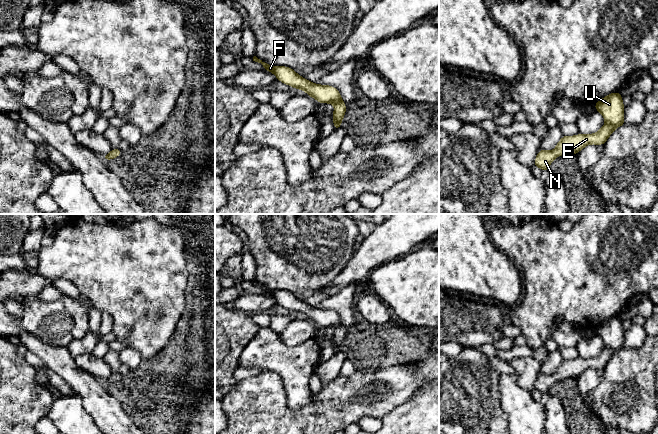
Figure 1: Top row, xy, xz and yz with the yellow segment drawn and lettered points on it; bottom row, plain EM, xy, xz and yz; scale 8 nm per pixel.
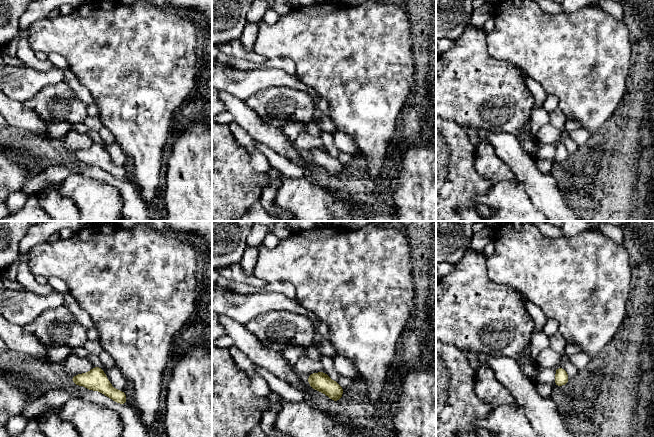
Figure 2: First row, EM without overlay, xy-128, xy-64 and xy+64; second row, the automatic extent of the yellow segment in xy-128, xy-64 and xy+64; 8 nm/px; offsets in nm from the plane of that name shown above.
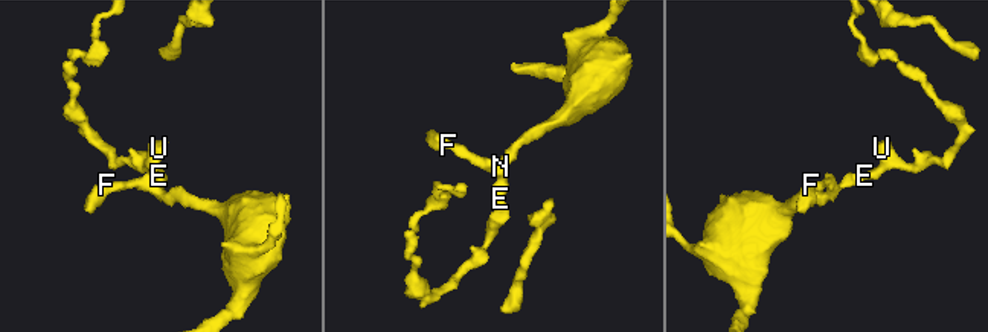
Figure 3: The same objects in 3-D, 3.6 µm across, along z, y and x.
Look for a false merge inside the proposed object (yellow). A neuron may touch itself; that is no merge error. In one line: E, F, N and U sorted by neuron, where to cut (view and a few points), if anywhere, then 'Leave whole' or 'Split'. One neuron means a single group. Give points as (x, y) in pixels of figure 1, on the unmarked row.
Groups: E F N U. No split. Leave whole

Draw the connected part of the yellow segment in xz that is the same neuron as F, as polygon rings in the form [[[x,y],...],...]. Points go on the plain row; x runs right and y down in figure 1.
[[[253,281],[253,285],[260,287],[266,295],[275,298],[277,303],[289,310],[304,314],[307,319],[322,327],[332,327],[335,330],[333,337],[334,352],[341,352],[341,346],[346,336],[346,328],[343,327],[339,315],[329,309],[314,308],[299,300],[293,293],[284,290],[271,290],[265,285]]]

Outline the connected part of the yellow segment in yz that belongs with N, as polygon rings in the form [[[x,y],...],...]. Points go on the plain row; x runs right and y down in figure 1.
[[[619,316],[605,320],[594,328],[606,348],[596,357],[590,359],[578,358],[576,360],[563,360],[553,375],[541,373],[534,385],[534,390],[541,392],[544,396],[548,394],[551,386],[564,378],[577,378],[582,372],[589,368],[603,369],[612,356],[624,348],[624,329]]]

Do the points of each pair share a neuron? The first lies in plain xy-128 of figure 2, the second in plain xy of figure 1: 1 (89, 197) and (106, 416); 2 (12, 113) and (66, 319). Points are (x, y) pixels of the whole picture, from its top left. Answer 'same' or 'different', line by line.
1: different
2: different

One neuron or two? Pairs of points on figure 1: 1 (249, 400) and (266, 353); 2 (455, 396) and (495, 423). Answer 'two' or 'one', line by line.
1: two
2: one

